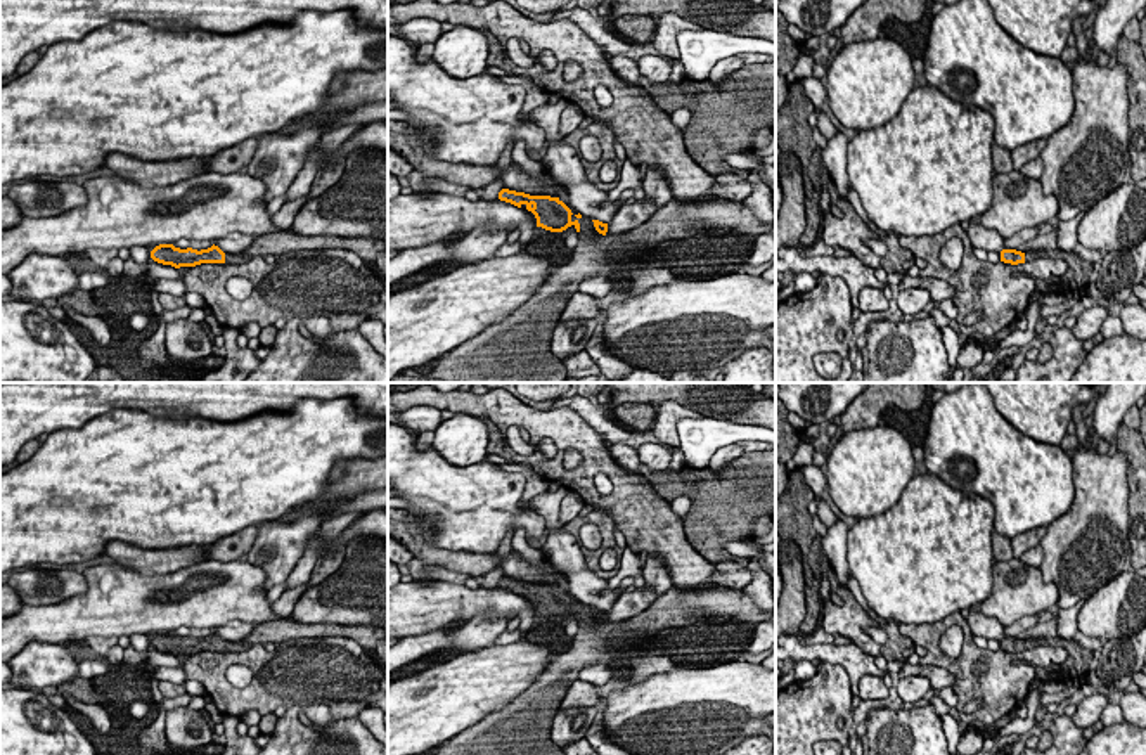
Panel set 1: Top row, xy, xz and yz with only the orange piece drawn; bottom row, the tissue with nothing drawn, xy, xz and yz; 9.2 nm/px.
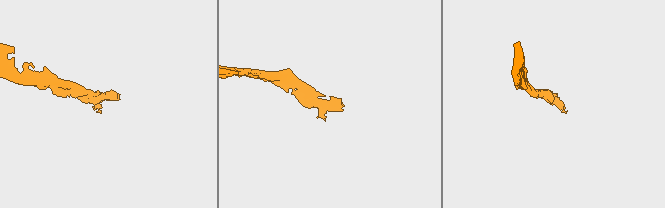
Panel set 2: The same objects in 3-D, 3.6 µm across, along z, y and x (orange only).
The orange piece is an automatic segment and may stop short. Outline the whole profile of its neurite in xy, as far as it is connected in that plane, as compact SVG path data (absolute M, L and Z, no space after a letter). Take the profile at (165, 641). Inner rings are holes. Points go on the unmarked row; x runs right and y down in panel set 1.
M159 632L151 639L151 646L163 653L180 655L196 655L201 651L225 651L225 641L218 634L208 637L180 637L173 632Z

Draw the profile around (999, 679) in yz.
M961 613L935 623L898 623L898 630L912 644L926 649L919 665L940 667L957 677L952 686L957 694L956 708L968 727L994 727L1001 717L1027 700L1028 687L1037 679L1035 668L1016 653L978 648ZM952 625L959 625L964 634L959 660L949 658L940 649L940 637Z

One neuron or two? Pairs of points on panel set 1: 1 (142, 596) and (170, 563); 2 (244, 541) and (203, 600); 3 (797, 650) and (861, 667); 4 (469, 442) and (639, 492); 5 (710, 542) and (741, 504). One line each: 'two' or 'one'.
1: two
2: two
3: one
4: two
5: one

